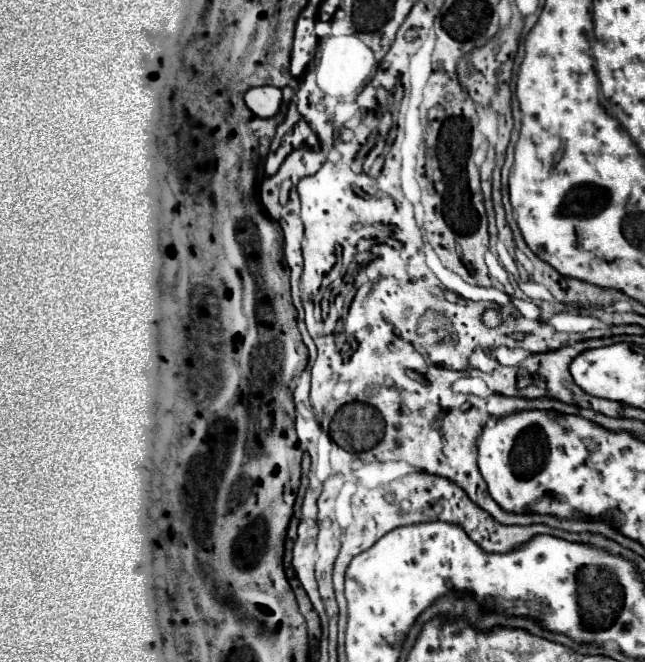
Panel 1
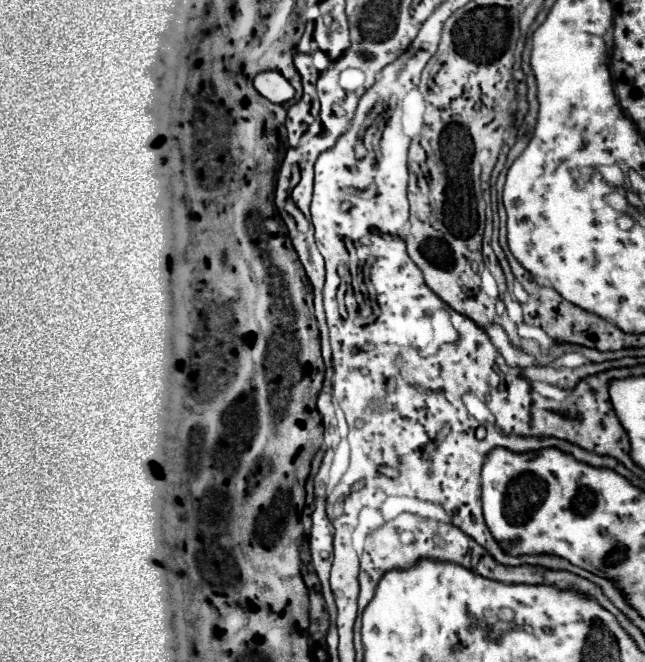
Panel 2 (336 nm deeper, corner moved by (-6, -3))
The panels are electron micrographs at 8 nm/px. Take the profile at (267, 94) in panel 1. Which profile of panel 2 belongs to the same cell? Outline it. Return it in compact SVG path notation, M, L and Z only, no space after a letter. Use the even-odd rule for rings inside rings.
M260 72L256 78L254 78L254 88L264 96L268 98L270 102L274 104L282 104L282 102L288 102L294 98L294 88L292 84L280 74L280 72Z

